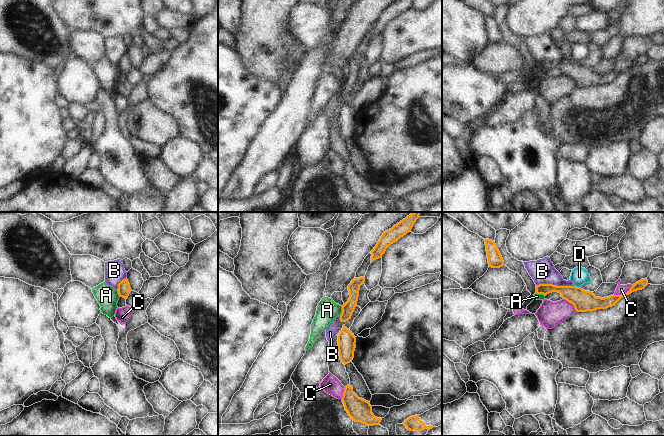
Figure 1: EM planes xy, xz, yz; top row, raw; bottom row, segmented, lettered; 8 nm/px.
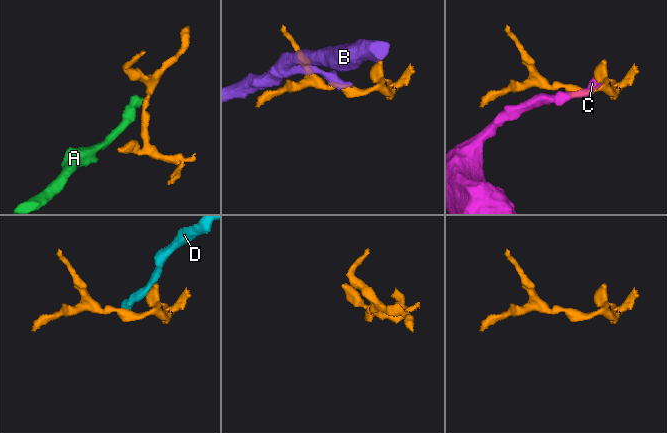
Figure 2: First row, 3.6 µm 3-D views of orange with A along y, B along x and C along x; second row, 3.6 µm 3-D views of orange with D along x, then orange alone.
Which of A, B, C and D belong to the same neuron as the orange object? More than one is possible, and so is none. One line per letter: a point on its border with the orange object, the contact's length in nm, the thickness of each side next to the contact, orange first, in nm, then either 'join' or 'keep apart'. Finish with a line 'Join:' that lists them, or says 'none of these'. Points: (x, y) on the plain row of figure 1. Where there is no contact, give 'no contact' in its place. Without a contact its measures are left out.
A: xz (342, 87) | 80 nm | 100/180 nm | keep apart
B: yz (555, 61) | 320 nm | 160/200 nm | keep apart
C: yz (623, 70) | 170 nm | 110/80 nm | keep apart
D: yz (577, 63) | 40 nm | 170/140 nm | keep apart
Join: none of these

